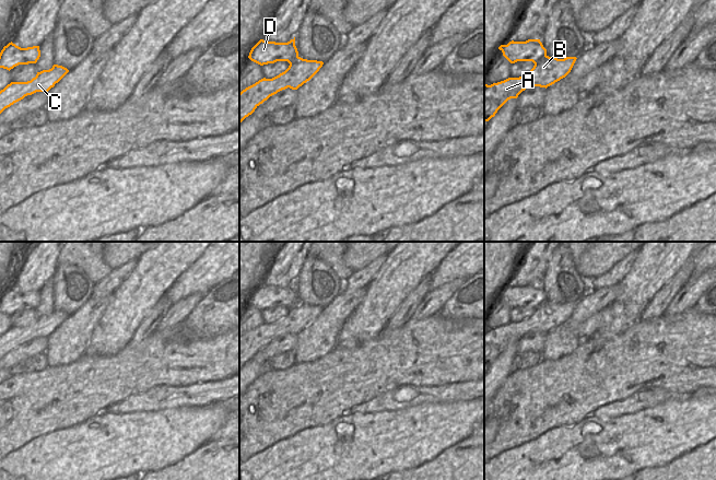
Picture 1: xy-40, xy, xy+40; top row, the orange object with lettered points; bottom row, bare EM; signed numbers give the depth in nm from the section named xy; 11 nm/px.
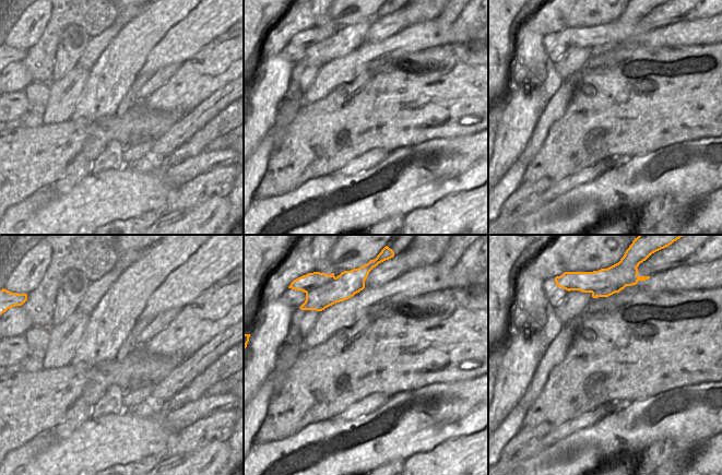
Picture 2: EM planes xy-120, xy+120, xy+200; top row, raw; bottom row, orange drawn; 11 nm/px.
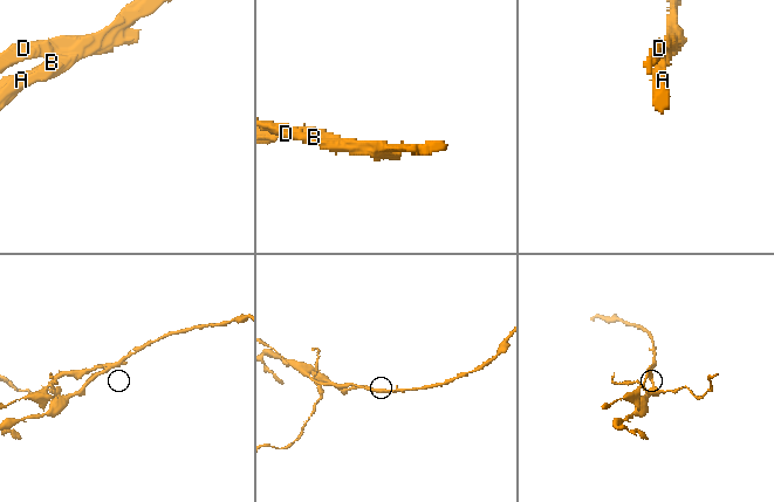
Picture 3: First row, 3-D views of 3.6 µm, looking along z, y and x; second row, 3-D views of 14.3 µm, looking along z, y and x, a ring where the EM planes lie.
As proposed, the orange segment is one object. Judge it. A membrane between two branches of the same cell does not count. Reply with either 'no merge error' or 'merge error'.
merge error

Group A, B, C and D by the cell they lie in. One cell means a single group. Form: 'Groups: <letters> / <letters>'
Groups: A B C / D.

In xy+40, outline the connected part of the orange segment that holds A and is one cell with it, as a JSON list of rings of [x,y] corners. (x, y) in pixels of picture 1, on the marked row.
[[[547,56],[535,63],[528,73],[519,78],[508,78],[491,85],[484,84],[484,121],[489,121],[508,99],[517,98],[527,87],[547,89],[565,78],[576,59],[576,57],[557,59]]]

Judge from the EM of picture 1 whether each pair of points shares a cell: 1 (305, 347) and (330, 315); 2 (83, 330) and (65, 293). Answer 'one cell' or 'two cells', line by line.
1: one cell
2: two cells

